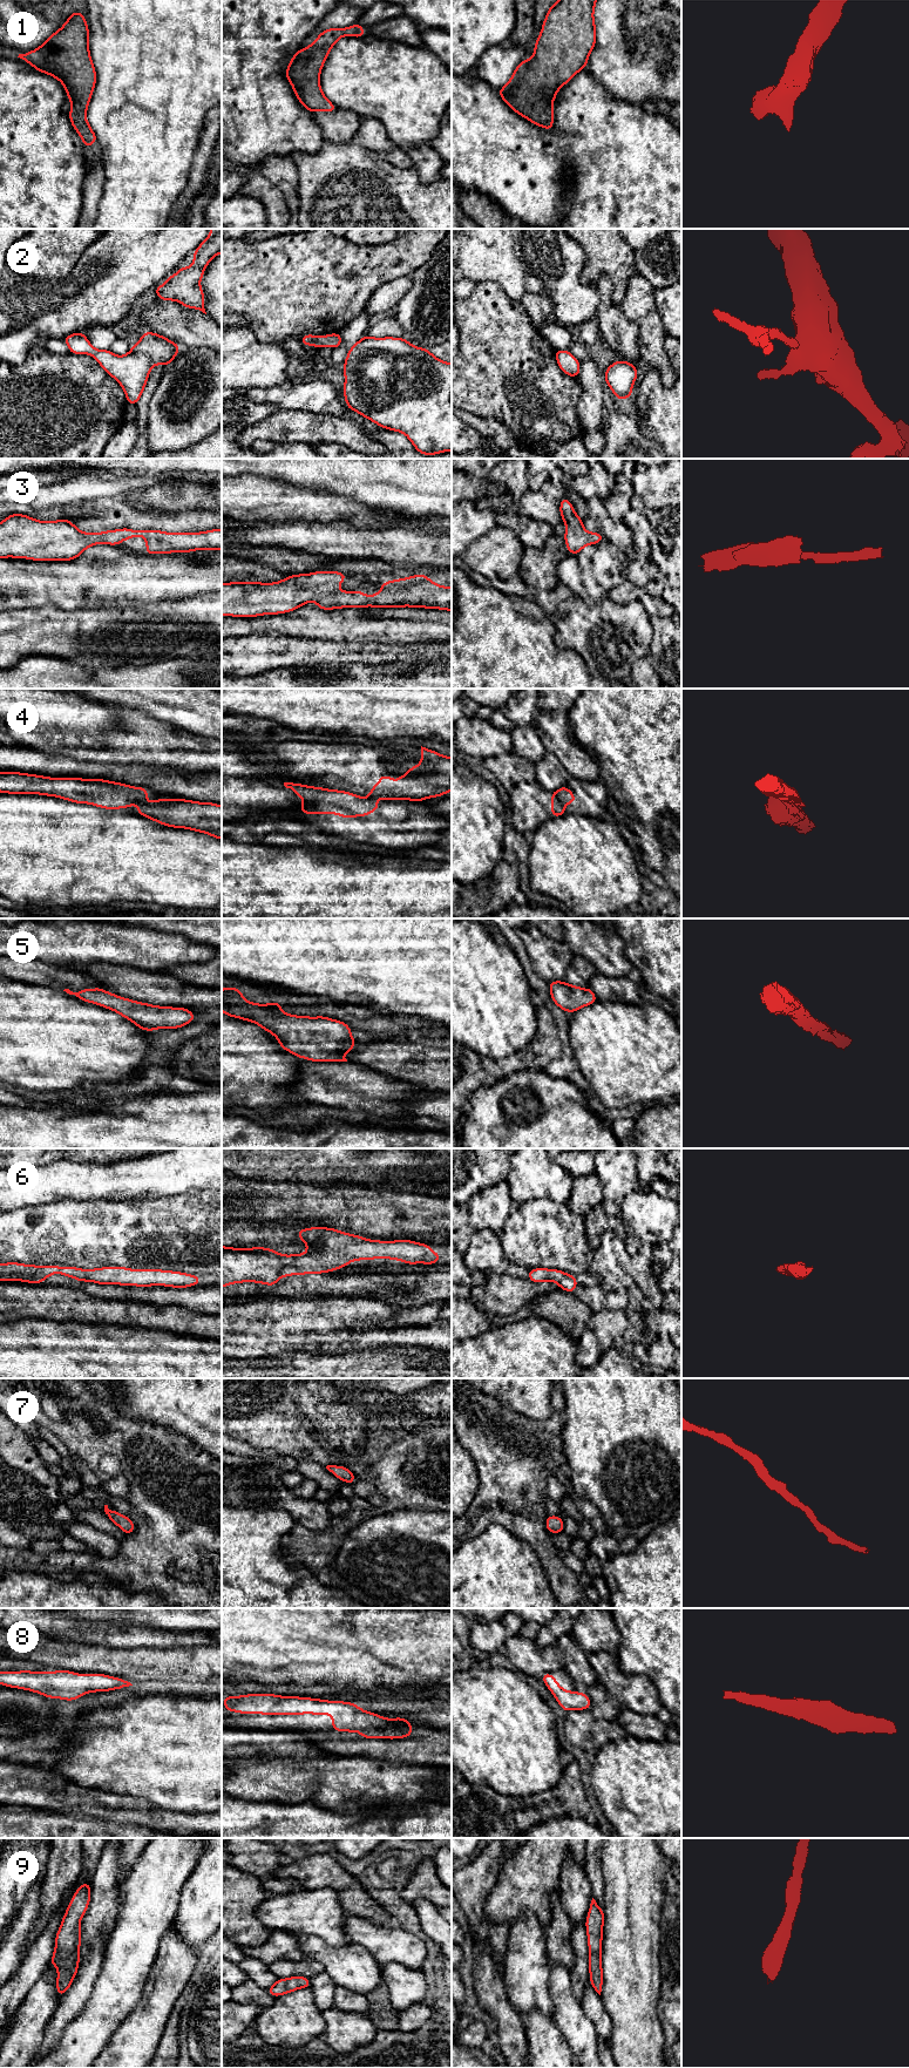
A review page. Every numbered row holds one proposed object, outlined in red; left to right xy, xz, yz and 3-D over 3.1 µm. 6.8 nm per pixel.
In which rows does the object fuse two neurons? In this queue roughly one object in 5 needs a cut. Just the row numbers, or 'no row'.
4

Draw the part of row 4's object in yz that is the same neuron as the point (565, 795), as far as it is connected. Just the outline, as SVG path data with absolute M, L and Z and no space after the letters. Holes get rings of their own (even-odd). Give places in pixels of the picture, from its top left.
M567 786L558 788L556 795L561 800L562 805L571 805L576 801L575 794Z

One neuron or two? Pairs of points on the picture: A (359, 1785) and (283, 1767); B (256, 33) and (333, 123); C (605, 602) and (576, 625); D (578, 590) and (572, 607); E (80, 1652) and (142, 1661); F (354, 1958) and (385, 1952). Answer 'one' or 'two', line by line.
A: one
B: two
C: one
D: two
E: one
F: two

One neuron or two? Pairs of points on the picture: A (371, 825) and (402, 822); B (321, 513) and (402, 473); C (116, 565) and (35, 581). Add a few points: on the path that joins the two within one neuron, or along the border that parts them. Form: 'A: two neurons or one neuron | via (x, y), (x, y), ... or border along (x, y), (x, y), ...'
A: one neuron | via (379, 824), (394, 824)
B: two neurons | border along (323, 489), (355, 500), (363, 504), (375, 507)
C: one neuron | via (96, 578), (89, 581), (55, 581)

